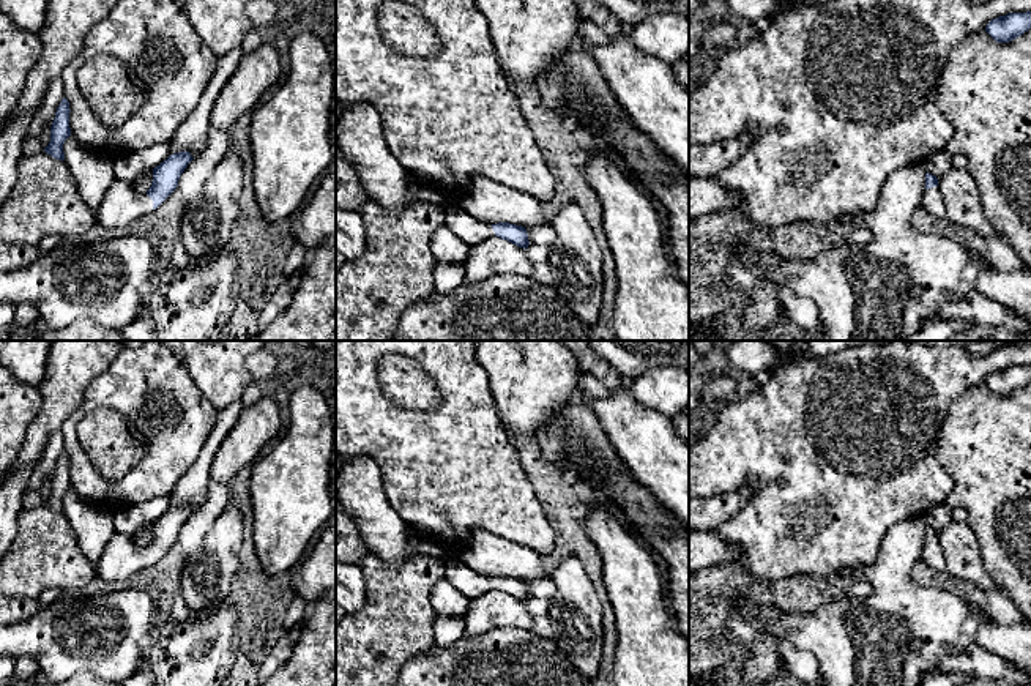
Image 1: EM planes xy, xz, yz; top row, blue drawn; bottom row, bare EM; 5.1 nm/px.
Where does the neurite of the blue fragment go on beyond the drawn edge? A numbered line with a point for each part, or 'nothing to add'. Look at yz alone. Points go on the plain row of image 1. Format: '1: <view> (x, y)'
1: yz (932, 554)

